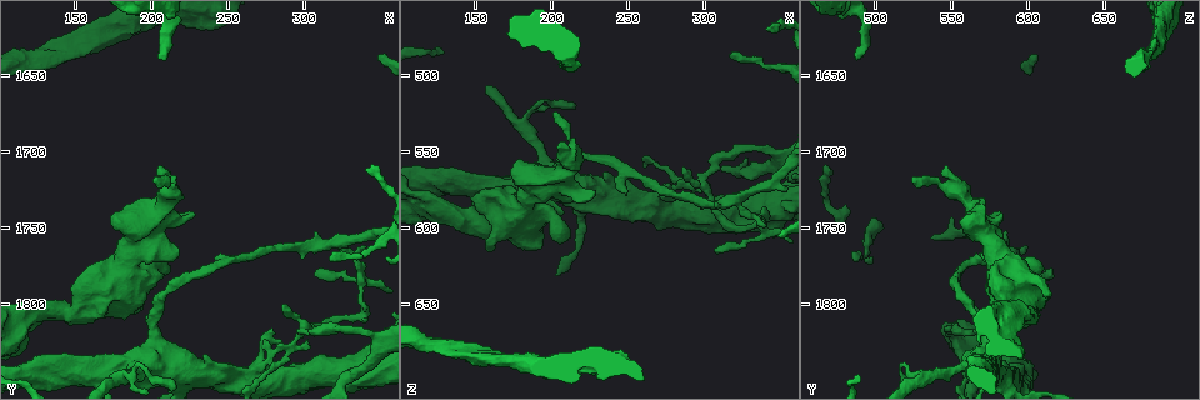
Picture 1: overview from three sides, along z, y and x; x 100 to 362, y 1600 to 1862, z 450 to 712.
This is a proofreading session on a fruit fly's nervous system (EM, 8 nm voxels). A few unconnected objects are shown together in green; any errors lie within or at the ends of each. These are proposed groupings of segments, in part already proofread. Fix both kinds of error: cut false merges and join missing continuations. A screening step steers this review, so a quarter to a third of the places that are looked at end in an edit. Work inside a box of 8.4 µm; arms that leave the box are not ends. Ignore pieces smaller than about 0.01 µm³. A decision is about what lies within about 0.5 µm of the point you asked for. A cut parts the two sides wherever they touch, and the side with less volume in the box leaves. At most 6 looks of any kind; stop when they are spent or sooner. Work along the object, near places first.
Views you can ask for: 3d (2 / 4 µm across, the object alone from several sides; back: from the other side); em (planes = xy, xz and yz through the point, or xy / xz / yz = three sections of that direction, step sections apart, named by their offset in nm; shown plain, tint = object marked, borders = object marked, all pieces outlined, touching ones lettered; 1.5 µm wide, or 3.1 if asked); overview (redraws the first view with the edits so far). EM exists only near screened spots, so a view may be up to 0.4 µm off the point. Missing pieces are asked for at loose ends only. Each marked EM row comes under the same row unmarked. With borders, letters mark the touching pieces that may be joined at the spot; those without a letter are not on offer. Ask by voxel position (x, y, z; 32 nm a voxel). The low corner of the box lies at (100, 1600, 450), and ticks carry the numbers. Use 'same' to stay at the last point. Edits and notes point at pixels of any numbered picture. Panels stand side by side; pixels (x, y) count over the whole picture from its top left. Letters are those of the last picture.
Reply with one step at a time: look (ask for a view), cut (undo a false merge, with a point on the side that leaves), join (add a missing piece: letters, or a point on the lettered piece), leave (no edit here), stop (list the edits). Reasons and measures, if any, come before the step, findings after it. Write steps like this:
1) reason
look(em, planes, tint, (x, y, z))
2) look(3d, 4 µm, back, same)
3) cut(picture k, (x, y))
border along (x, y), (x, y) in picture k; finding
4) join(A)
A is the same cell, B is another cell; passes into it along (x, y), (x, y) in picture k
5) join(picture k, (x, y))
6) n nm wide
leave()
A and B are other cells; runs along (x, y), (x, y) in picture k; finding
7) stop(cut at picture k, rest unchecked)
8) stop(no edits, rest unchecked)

an open end
look(3d, 2 µm, (206, 1638, 488))

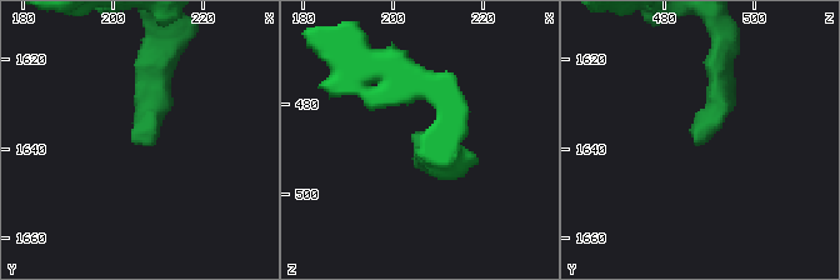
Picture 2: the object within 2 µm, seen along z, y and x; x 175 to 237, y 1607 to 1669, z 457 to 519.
now the EM
look(em, xy, step 4, borders, (204, 1638, 486))

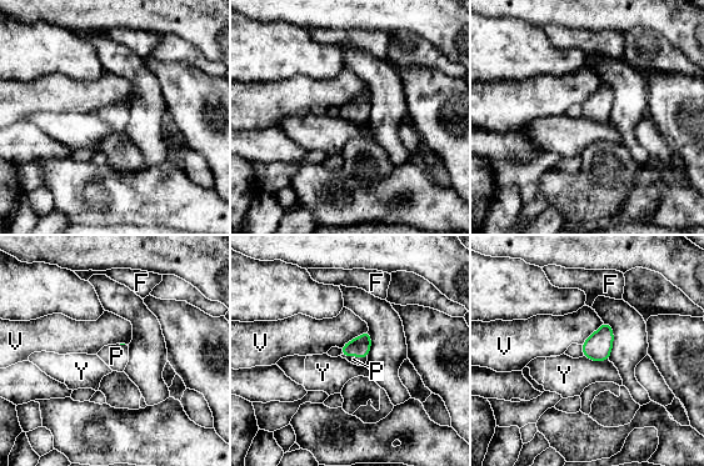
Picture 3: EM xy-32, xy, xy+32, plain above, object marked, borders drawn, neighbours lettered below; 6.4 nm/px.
join(P)
P is the same cell, F, V and Y are other cells; passes into it along (360, 346), (354, 354), (353, 359) in picture 3; it goes on there

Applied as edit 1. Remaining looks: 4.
sharp bend
look(3d, 2 µm, (182, 1846, 534))

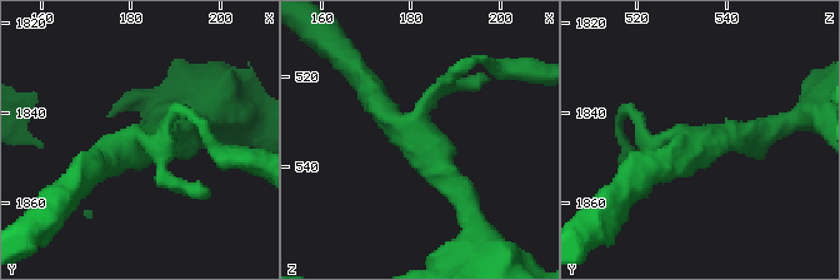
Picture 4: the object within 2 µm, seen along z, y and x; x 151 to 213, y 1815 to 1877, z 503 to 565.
look(em, yz, step 8, tint, (182, 1847, 533))

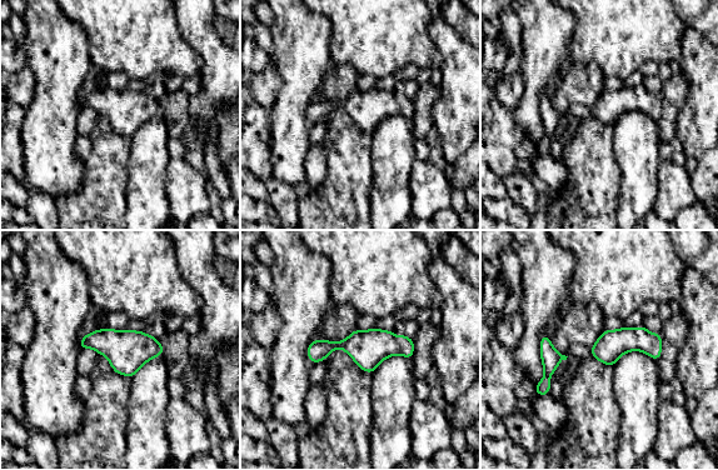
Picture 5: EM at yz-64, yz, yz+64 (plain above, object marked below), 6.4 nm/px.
what lies round it
look(em, yz, step 8, borders, same)

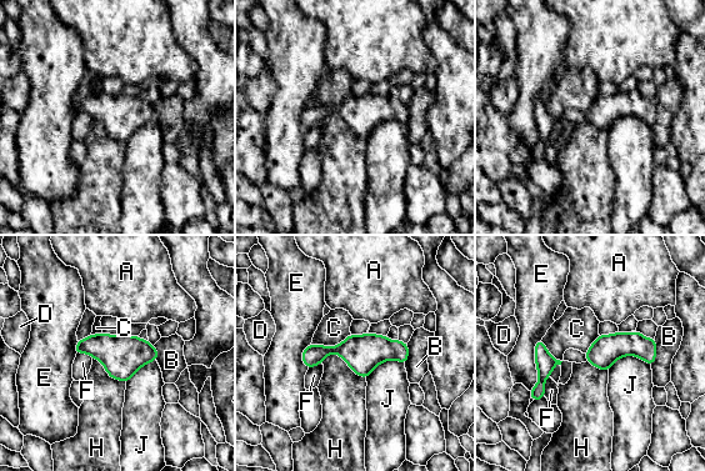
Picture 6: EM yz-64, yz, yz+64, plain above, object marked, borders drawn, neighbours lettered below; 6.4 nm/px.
E touches over 360 nm
leave()
A, B, C, D, E, F, H and J are other cells; one neuron here

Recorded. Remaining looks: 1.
stop(join at picture 3, rest unchecked)

